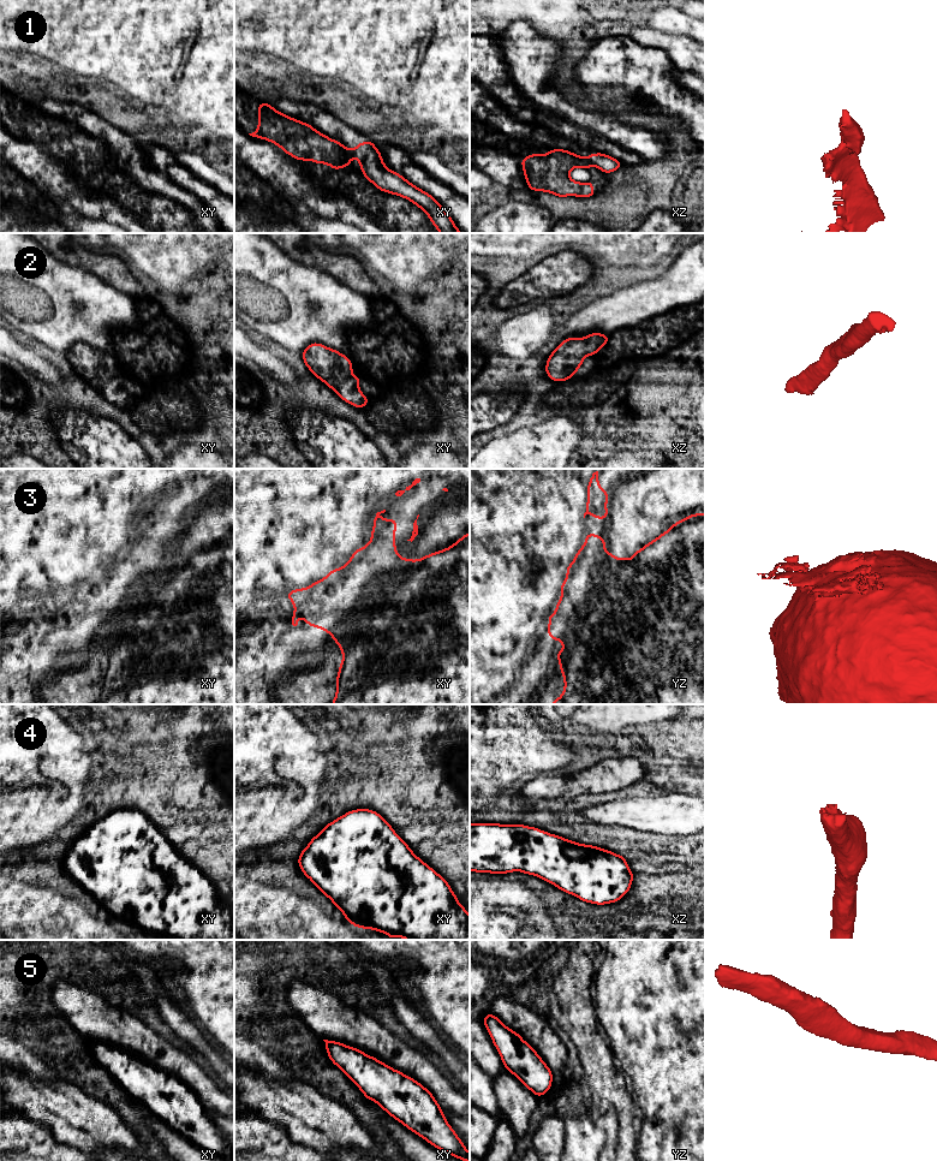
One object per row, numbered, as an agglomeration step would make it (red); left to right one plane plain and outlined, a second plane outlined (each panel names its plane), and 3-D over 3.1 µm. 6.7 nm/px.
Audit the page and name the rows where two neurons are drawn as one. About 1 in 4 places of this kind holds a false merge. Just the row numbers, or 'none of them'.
3

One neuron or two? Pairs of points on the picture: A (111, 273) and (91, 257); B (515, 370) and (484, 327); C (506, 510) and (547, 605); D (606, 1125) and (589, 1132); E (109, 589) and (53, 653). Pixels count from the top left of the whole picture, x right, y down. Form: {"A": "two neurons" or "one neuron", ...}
{"A": "one neuron", "B": "one neuron", "C": "one neuron", "D": "two neurons", "E": "two neurons"}

